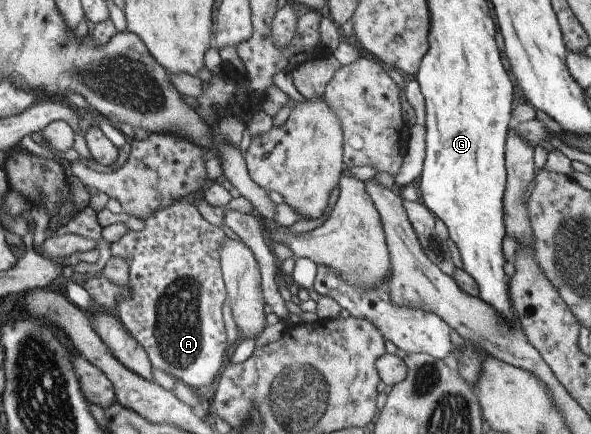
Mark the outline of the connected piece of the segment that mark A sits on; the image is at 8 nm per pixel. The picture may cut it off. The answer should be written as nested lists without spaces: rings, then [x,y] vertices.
[[[186,199],[158,208],[143,221],[142,230],[128,230],[109,247],[112,256],[132,257],[130,294],[118,298],[116,316],[144,347],[153,368],[191,388],[209,390],[228,350],[222,318],[222,306],[228,298],[220,250],[229,238],[218,222],[207,221]]]

